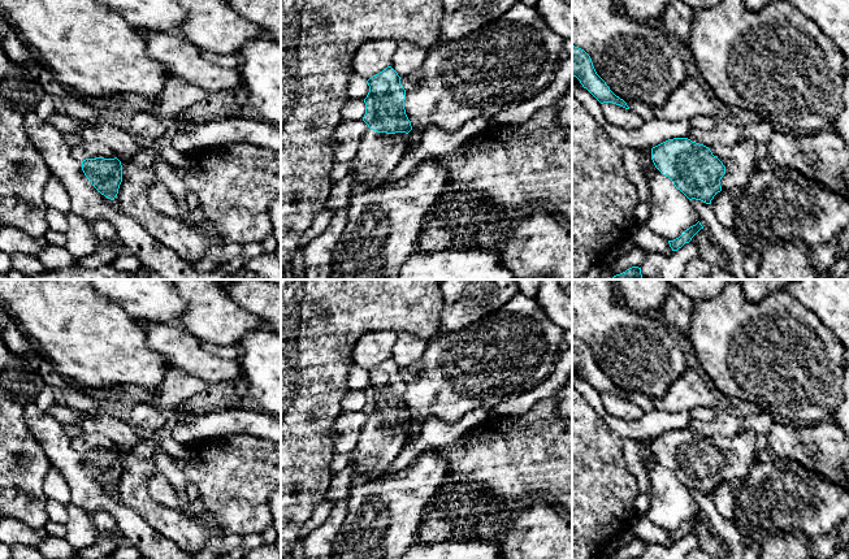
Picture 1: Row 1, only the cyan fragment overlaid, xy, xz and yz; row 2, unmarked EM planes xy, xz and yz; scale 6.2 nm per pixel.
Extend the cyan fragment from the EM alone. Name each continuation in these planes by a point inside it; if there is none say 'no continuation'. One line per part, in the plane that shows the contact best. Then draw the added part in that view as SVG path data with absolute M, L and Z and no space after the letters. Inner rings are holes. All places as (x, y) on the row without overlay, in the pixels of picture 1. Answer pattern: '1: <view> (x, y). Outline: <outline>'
1: yz (739, 450). Outline: M748 429L740 434L725 437L714 436L710 442L725 458L725 465L720 471L723 481L742 481L753 464L764 455L755 450L758 434L753 429Z

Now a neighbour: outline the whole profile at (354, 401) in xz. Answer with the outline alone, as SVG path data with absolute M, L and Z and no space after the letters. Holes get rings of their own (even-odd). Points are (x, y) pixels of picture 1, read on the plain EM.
M350 390L345 394L341 407L342 411L361 412L365 406L364 391Z

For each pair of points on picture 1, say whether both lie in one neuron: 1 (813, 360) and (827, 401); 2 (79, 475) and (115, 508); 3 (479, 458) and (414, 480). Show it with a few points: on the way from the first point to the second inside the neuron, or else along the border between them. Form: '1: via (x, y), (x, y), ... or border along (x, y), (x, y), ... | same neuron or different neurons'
1: via (813, 371), (813, 386), (817, 390) | same neuron
2: via (87, 484), (105, 501) | same neuron
3: border along (432, 449), (446, 462), (446, 479), (437, 492) | different neurons

